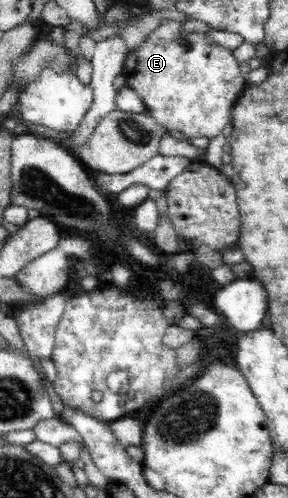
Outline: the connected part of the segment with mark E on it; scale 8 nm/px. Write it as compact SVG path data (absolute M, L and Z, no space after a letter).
M172 20L163 21L138 50L128 52L123 65L124 74L132 74L124 76L125 84L138 93L148 114L167 132L177 130L187 139L204 137L210 140L220 135L222 129L229 124L232 104L247 84L230 49L210 43L204 33L182 32L180 23Z

